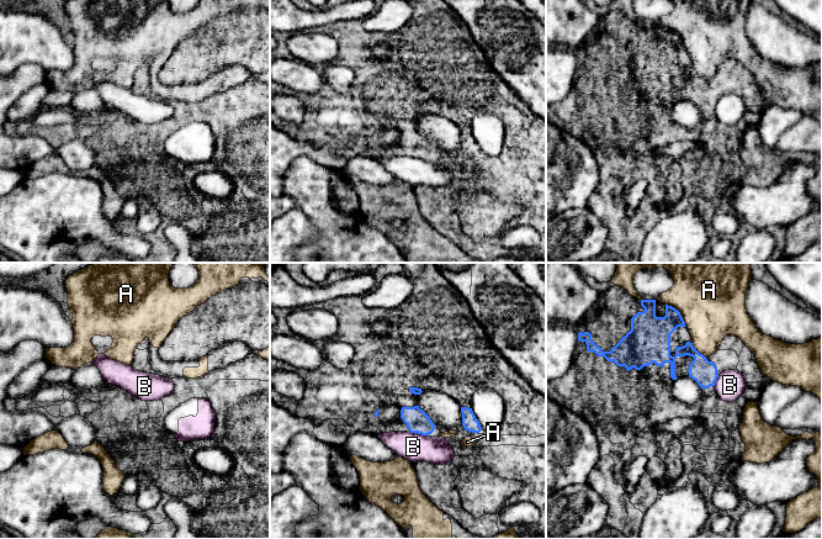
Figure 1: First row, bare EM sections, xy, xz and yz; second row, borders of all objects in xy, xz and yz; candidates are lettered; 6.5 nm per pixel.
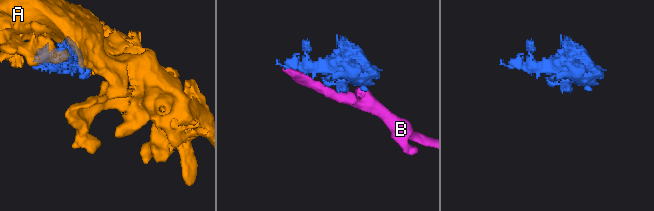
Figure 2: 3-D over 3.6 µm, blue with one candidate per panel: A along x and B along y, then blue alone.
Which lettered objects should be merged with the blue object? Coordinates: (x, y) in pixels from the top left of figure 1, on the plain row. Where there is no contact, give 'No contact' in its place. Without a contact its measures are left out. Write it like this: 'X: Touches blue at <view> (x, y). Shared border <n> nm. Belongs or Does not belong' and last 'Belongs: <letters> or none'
A: Touches blue at yz (679, 36). Shared border 200 nm. Does not belong
B: Touches blue at xz (418, 157). Shared border 120 nm. Does not belong
Belongs: none

